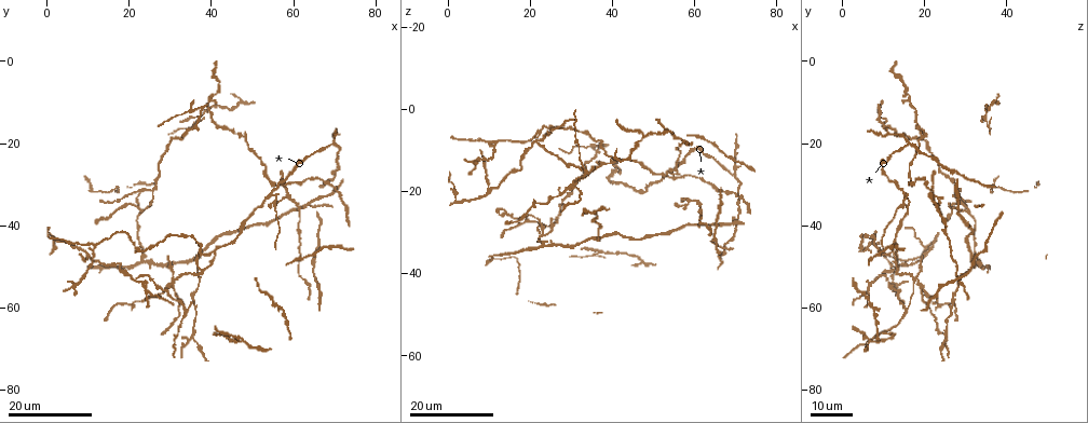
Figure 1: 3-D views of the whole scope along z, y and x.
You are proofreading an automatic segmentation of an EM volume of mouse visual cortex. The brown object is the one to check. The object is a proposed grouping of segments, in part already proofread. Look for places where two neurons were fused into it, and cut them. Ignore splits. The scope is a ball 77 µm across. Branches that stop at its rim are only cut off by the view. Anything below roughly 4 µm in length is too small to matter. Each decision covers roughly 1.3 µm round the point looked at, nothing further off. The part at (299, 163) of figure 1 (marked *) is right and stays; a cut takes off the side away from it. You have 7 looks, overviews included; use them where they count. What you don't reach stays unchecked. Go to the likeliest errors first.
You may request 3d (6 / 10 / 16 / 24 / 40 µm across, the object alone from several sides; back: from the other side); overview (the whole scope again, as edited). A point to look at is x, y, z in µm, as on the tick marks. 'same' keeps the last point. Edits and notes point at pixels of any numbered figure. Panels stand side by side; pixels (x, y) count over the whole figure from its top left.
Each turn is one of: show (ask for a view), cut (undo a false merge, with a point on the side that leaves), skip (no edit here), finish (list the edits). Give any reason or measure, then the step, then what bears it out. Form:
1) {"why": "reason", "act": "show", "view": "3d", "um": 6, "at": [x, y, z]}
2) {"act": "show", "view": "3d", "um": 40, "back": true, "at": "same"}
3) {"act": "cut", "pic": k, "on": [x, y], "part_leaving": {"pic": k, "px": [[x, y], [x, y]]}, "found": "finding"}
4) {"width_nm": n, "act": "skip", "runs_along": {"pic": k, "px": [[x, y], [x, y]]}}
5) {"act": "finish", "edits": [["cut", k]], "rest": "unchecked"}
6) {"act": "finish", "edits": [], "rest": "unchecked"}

{"why": "four arms meet", "act": "show", "view": "3d", "um": 24, "at": [11.0, 45.0, 8.0]}

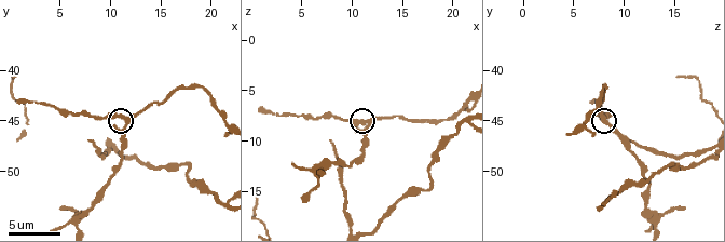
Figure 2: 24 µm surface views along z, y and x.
{"act": "show", "view": "3d", "um": 6, "at": [11.8, 45.2, 8.4]}

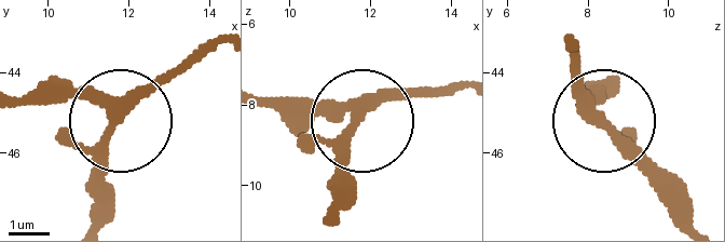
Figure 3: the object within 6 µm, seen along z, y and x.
{"arms": 4, "act": "skip", "runs_along": {"pic": 3, "px": [[459, 86], [408, 86], [356, 117], [263, 107]]}, "found": "all the same neuron"}

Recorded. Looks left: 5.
{"why": "four arms meet", "act": "show", "view": "3d", "um": 24, "at": [34.0, 60.5, 15.5]}

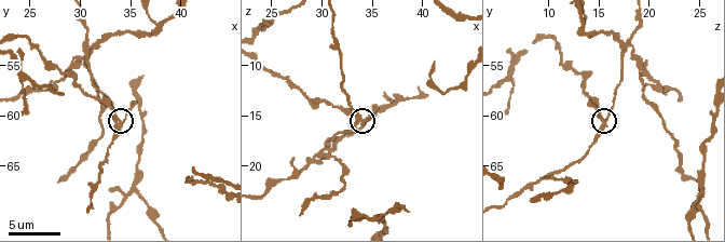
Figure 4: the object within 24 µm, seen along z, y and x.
{"why": "closer look", "act": "show", "view": "3d", "um": 6, "at": [33.6, 60.4, 15.4]}

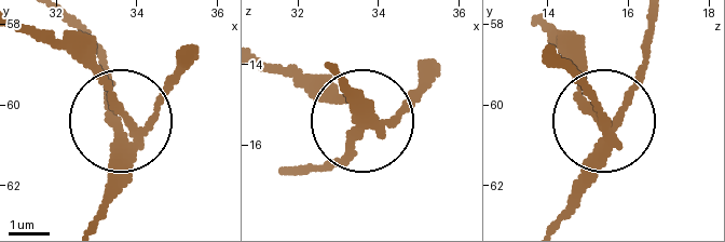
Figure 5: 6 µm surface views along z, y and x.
{"width_nm": 260, "act": "cut", "pic": 5, "on": [166, 88], "part_leaving": {"pic": 5, "px": [[133, 135], [103, 214]]}, "found": "a second neuron is stuck on"}

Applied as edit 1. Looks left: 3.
{"why": "see it whole again", "act": "show", "view": "overview"}

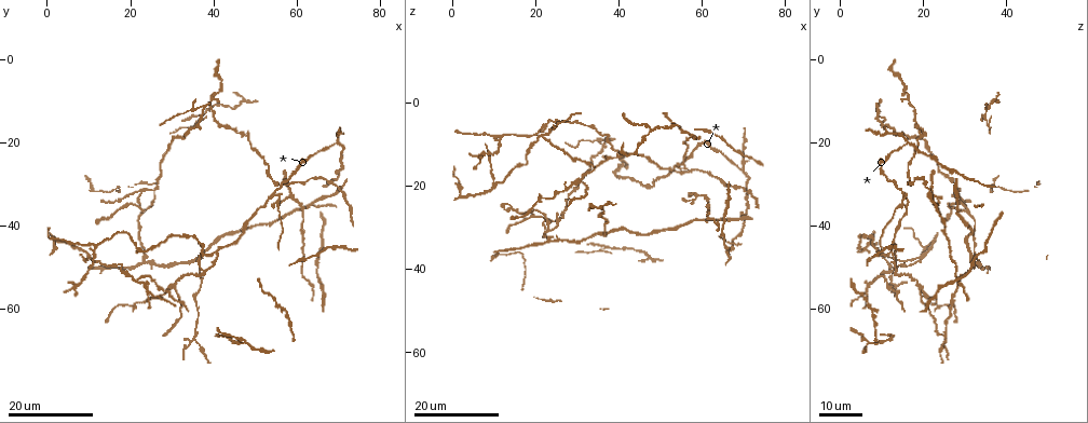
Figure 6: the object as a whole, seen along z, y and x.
{"why": "four or more arms meet", "act": "show", "view": "3d", "um": 24, "at": [37.0, 51.0, 13.5]}

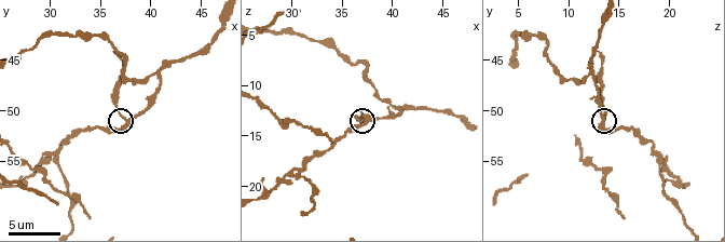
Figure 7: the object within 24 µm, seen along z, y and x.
{"act": "show", "view": "3d", "um": 10, "at": [37.4, 51.0, 13.6]}

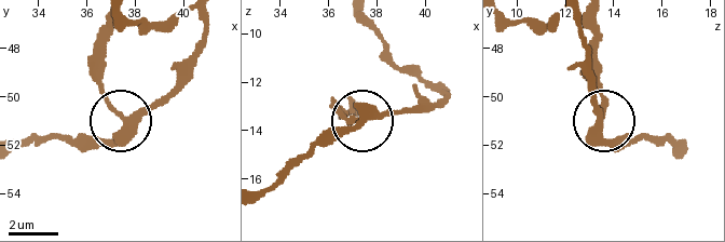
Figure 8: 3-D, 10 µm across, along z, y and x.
{"act": "skip", "runs_along": {"pic": 8, "px": [[203, 19], [191, 69], [130, 115], [119, 113], [94, 71]]}, "found": "one neuron here"}

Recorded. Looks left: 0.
{"act": "finish", "edits": [["cut", 5]], "rest": "unchecked"}

